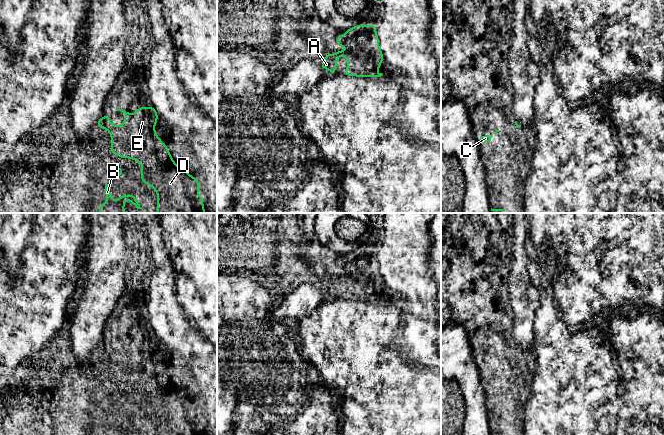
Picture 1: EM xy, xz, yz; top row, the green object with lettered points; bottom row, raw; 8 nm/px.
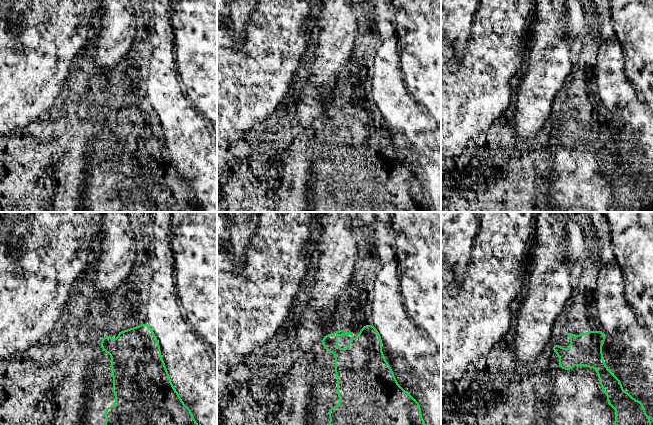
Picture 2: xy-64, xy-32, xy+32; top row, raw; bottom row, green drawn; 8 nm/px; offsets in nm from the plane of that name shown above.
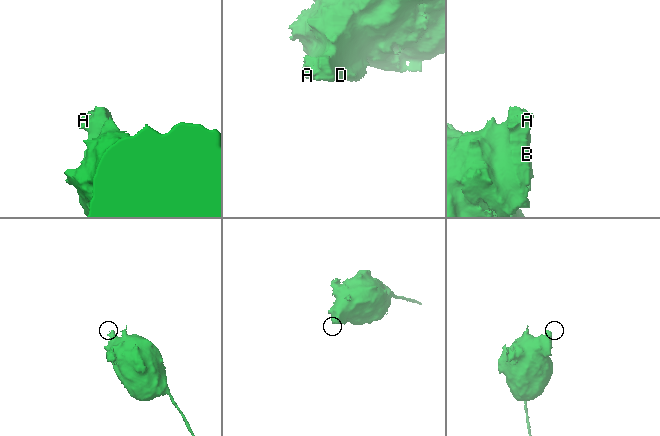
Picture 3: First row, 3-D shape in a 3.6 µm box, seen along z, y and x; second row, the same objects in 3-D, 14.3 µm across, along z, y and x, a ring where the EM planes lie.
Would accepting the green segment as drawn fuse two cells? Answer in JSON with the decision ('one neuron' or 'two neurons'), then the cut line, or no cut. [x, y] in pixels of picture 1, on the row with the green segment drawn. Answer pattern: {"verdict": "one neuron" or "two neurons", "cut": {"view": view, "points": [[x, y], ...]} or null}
{"verdict": "one neuron", "cut": null}

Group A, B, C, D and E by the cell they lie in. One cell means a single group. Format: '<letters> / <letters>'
A B C D E

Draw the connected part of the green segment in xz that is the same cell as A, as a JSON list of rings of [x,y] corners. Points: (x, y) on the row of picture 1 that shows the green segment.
[[[356,25],[345,30],[344,36],[337,34],[337,48],[346,45],[346,51],[337,50],[336,54],[325,54],[325,60],[320,63],[322,69],[329,69],[330,75],[336,74],[339,57],[344,55],[348,61],[345,76],[381,77],[377,70],[381,66],[384,55],[379,47],[376,25]]]

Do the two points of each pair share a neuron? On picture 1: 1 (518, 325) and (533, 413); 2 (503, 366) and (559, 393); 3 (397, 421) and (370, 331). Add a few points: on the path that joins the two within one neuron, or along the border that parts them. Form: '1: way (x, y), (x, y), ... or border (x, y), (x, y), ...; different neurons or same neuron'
1: border (534, 326), (532, 350); different neurons
2: border (529, 389), (523, 412); different neurons
3: way (389, 399), (385, 379), (374, 366), (370, 353); same neuron

